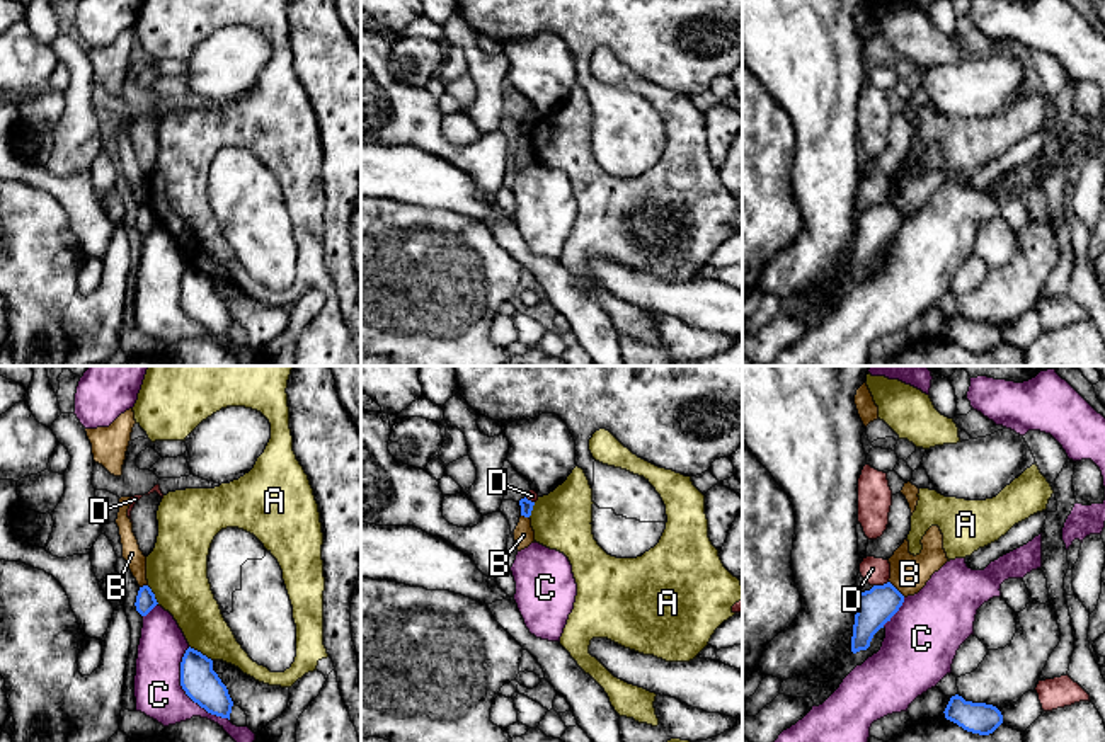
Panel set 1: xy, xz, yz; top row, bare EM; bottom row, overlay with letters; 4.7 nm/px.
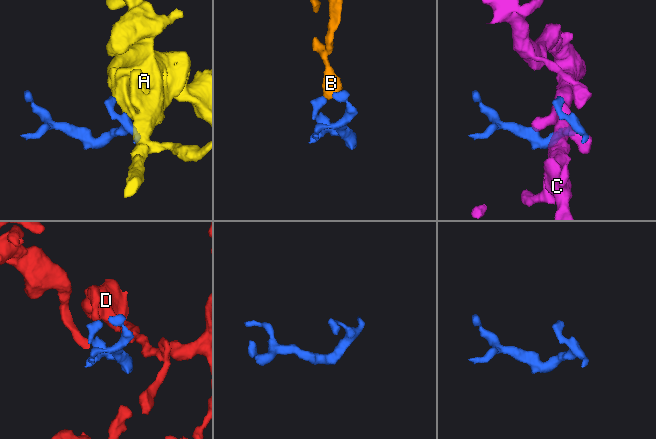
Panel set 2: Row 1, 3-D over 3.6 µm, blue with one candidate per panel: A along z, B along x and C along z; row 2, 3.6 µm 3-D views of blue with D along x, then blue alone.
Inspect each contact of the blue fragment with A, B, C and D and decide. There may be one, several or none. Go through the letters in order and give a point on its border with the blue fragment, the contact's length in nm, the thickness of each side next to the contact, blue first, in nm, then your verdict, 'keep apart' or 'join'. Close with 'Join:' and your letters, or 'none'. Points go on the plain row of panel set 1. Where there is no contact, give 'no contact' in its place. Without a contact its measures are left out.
A: meets blue in xy at (200, 271); contact 130 nm long; 170 nm thick on the blue side, 220 nm on the other; keep apart
B: meets blue in yz at (896, 208); contact 110 nm long; 180 nm thick on the blue side, 180 nm on the other; keep apart
C: meets blue in xy at (184, 308); contact 400 nm long; 170 nm thick on the blue side, 220 nm on the other; keep apart
D: meets blue in yz at (881, 205); contact 80 nm long; 180 nm thick on the blue side, 130 nm on the other; keep apart
Join: none

